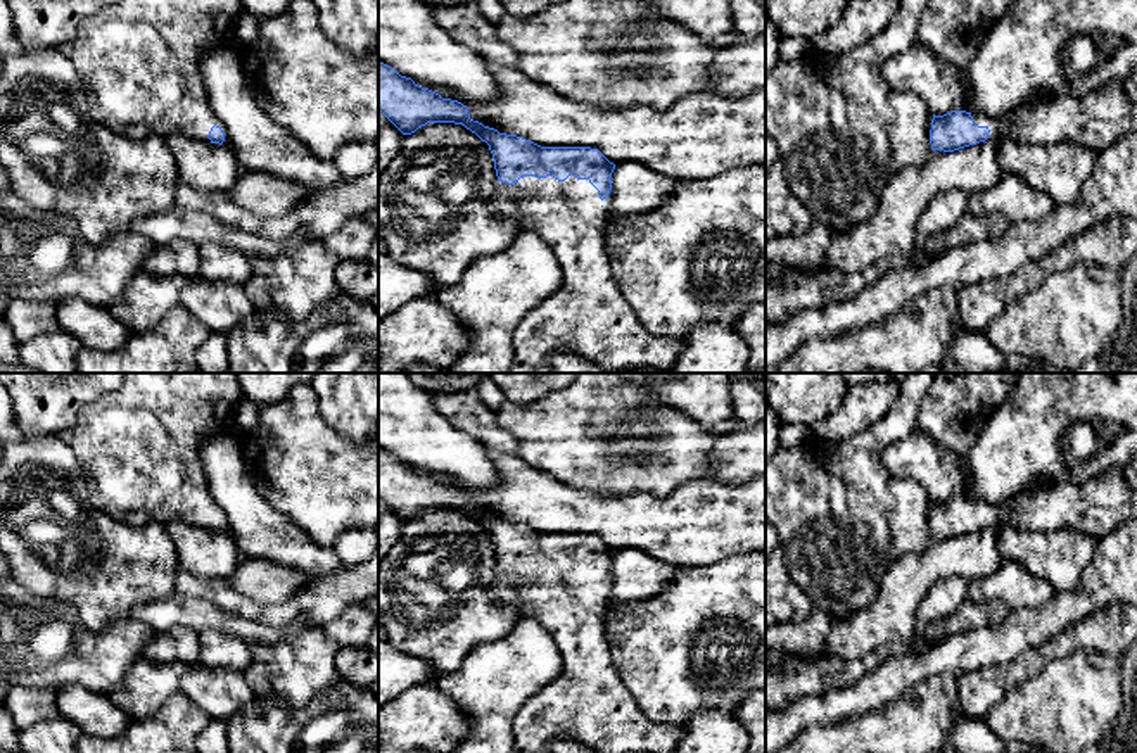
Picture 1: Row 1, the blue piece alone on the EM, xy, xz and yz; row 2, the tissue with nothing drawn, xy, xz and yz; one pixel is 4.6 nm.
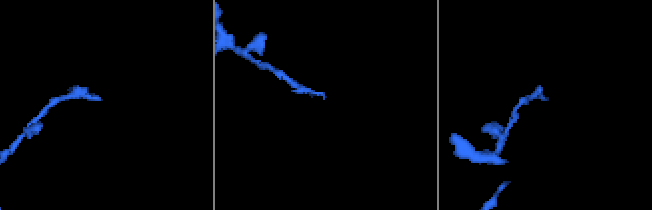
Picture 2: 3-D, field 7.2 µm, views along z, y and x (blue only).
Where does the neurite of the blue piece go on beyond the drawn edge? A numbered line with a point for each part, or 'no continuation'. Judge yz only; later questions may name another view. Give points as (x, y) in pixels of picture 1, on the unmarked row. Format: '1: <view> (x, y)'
1: yz (954, 410)

